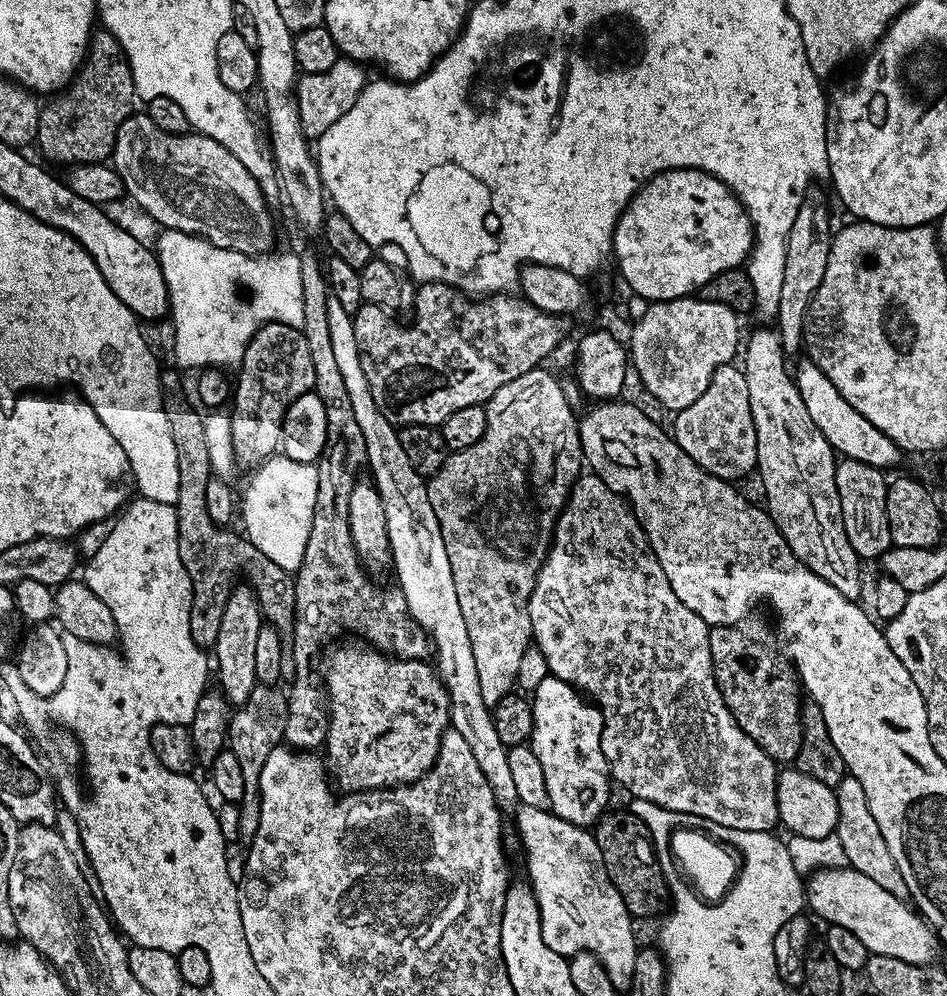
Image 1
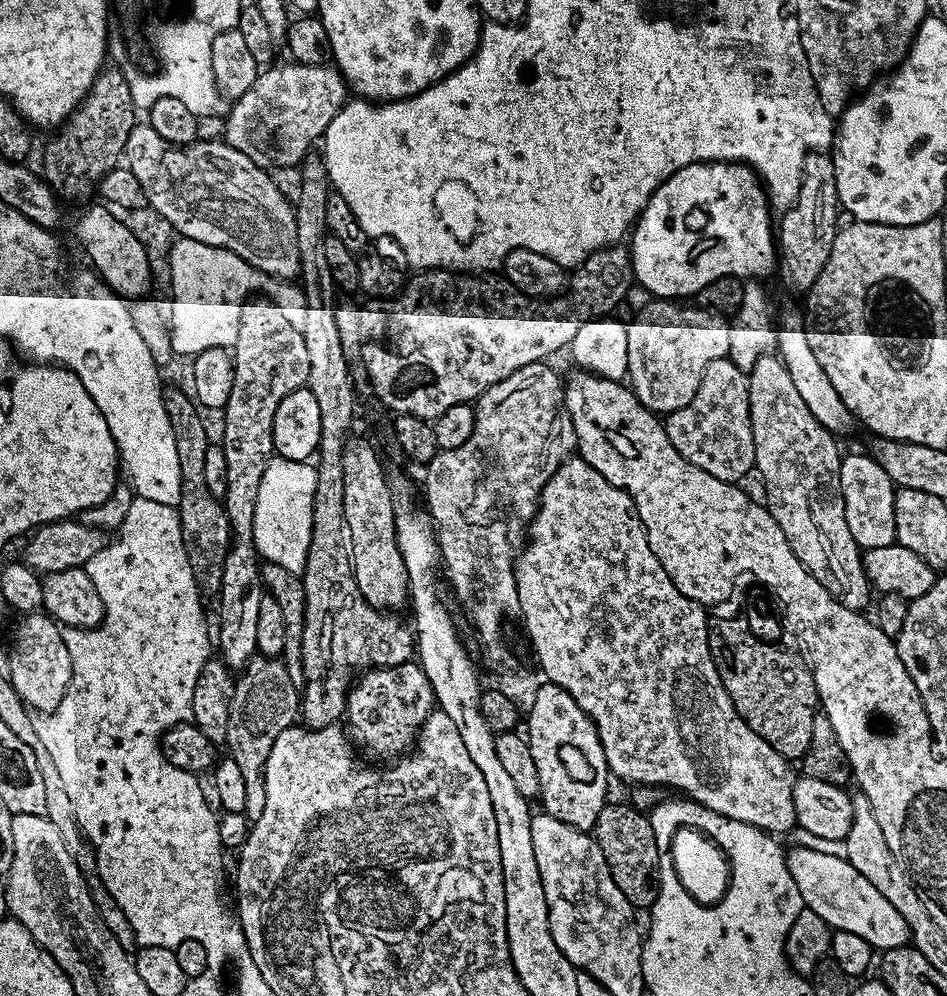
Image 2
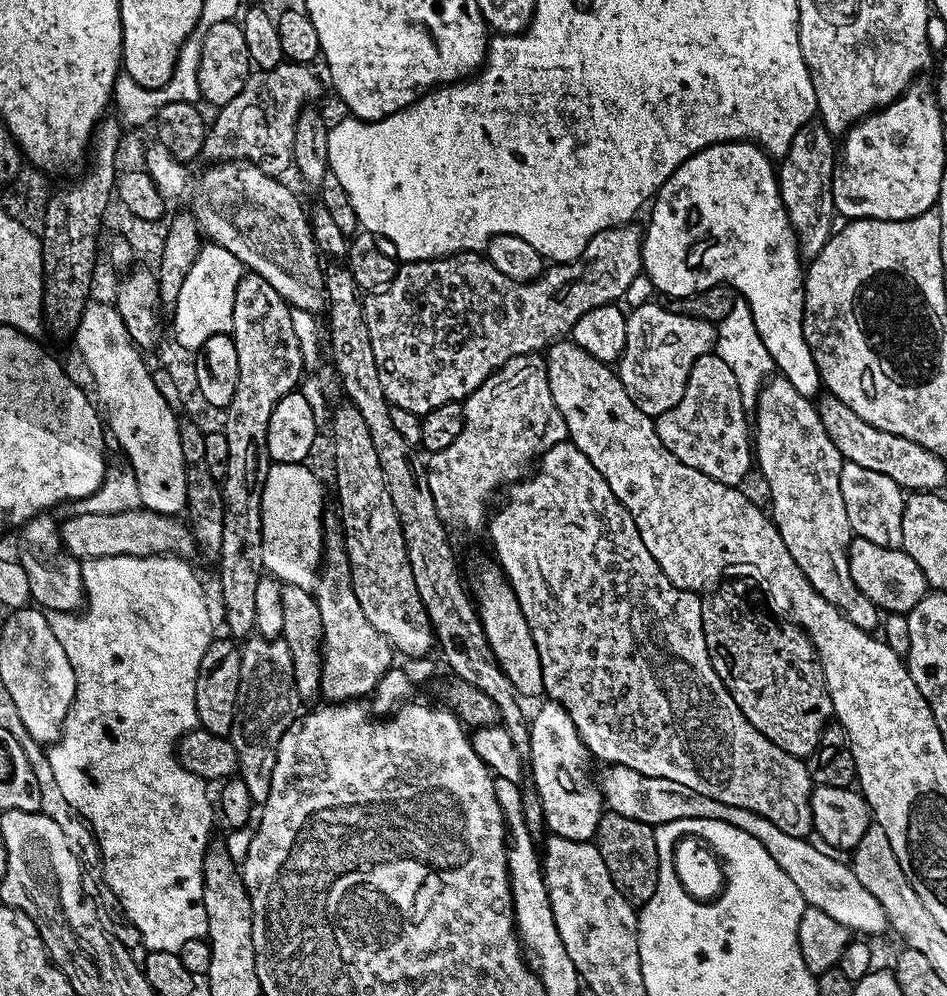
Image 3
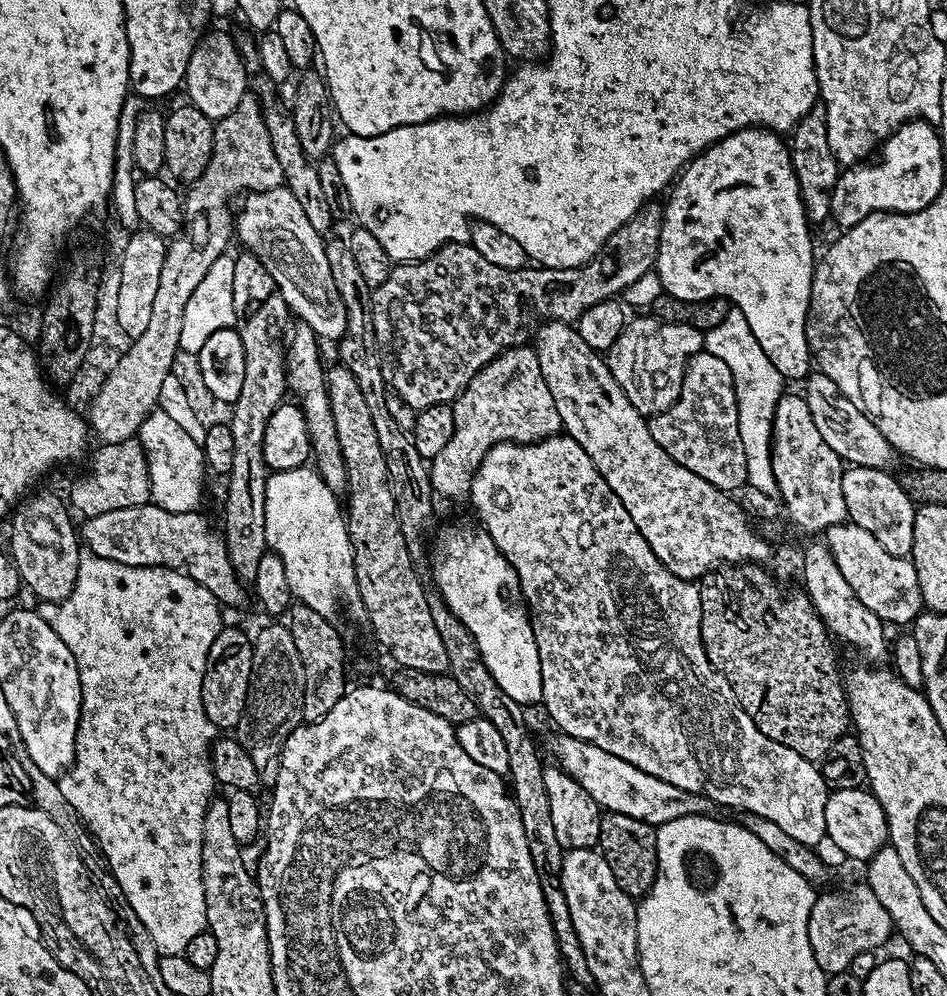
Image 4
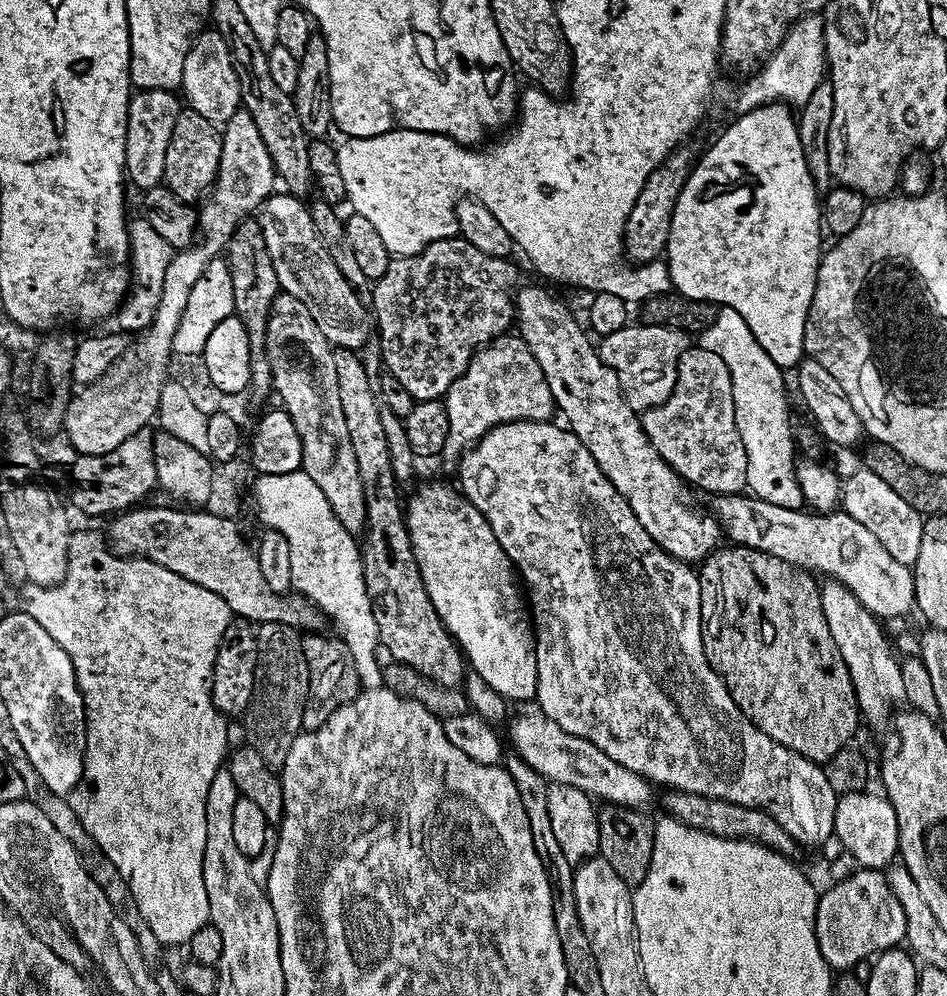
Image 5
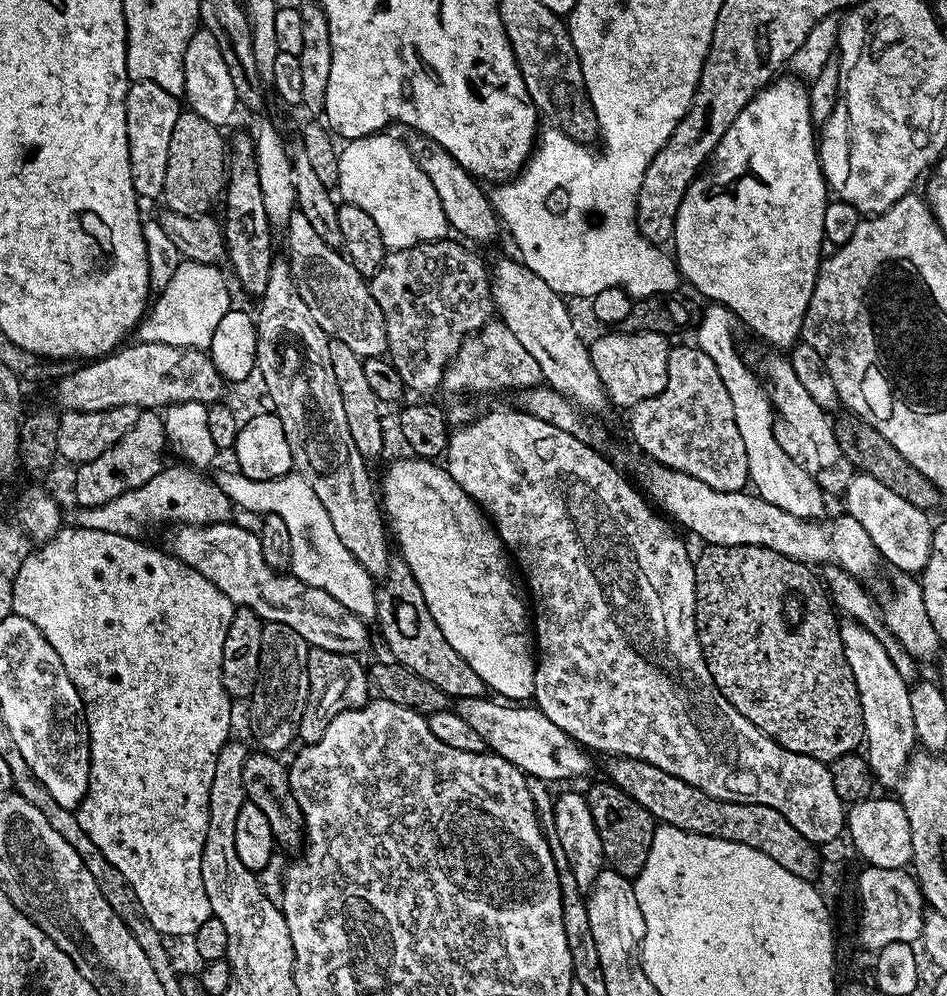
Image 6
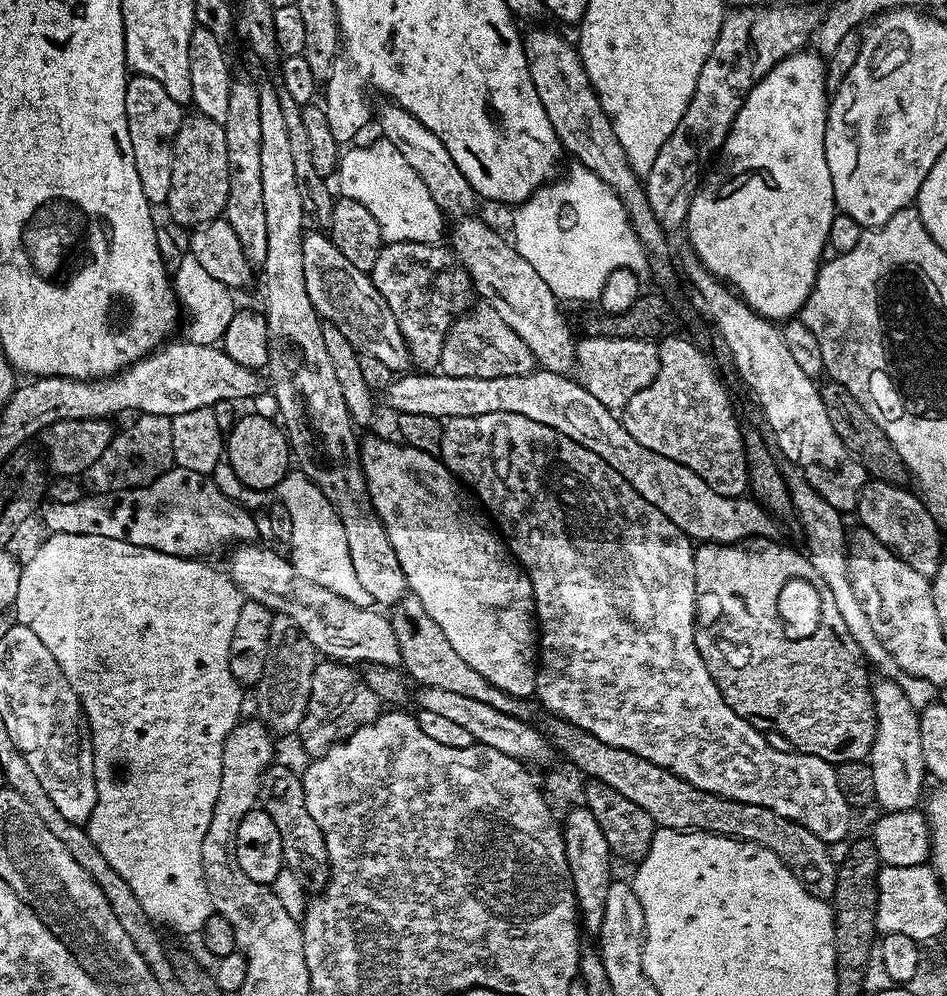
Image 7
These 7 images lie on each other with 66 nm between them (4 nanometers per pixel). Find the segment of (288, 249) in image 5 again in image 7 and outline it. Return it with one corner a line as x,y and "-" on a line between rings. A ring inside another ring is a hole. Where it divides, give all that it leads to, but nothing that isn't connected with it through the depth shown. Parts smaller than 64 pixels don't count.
309,231
304,237
304,273
306,274
306,294
310,294
310,302
314,306
317,316
321,321
331,322
338,326
338,330
342,330
342,334
346,334
346,338
358,350
366,351
372,354
376,348
376,339
380,339
382,343
388,344
393,340
398,346
404,344
404,339
400,333
398,322
394,318
394,314
390,310
390,306
378,294
378,290
374,286
371,275
366,272
359,272
350,264
344,263
344,255
338,249
332,246
331,239
326,238
320,232

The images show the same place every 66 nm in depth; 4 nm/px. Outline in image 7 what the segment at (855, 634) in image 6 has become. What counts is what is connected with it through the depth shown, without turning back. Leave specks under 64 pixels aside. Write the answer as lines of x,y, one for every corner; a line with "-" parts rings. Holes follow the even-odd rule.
883,678
872,685
872,701
876,707
876,737
872,743
870,763
874,770
874,794
876,804
889,812
906,812
917,807
925,795
924,759
922,758
922,730
920,713
894,686

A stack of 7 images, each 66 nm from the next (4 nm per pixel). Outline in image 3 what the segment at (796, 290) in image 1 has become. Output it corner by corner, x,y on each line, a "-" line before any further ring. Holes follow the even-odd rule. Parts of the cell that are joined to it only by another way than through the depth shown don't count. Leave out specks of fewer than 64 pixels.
813,122
803,127
794,136
788,155
783,159
778,170
780,196
795,230
796,244
801,257
808,262
817,257
832,237
838,213
834,206
834,174
838,163
838,144
833,133
823,123

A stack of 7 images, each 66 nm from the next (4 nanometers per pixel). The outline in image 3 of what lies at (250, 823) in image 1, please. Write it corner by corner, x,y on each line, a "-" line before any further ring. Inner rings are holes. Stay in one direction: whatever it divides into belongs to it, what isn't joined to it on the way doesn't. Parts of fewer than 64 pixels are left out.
257,634
247,637
240,650
240,661
240,697
230,739
236,751
239,779
246,782
253,805
263,806
266,798
270,798
278,742
282,742
282,734
301,715
302,701
296,689
294,658
290,658
290,646
286,646
283,638
268,640

